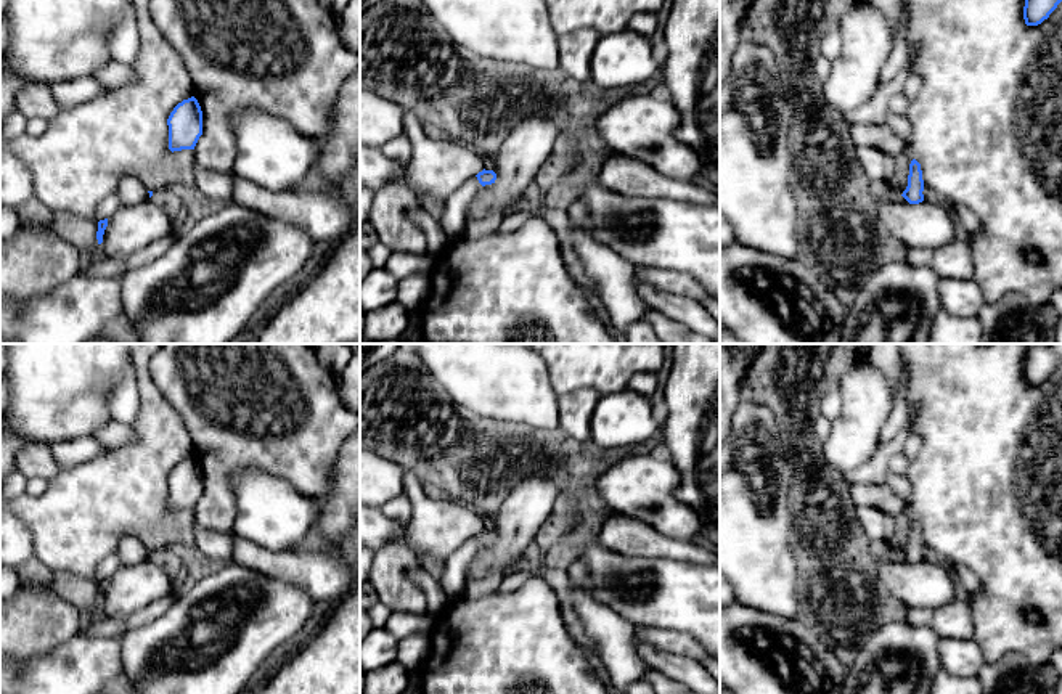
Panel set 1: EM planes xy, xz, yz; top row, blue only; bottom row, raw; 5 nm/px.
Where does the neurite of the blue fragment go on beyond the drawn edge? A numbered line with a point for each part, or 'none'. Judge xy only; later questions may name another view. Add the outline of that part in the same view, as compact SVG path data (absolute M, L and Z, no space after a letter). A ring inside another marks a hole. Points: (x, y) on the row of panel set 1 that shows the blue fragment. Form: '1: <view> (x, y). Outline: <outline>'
none

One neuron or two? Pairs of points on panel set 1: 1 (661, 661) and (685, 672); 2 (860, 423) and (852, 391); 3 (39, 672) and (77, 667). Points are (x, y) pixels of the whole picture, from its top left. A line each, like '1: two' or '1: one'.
1: one
2: one
3: one

